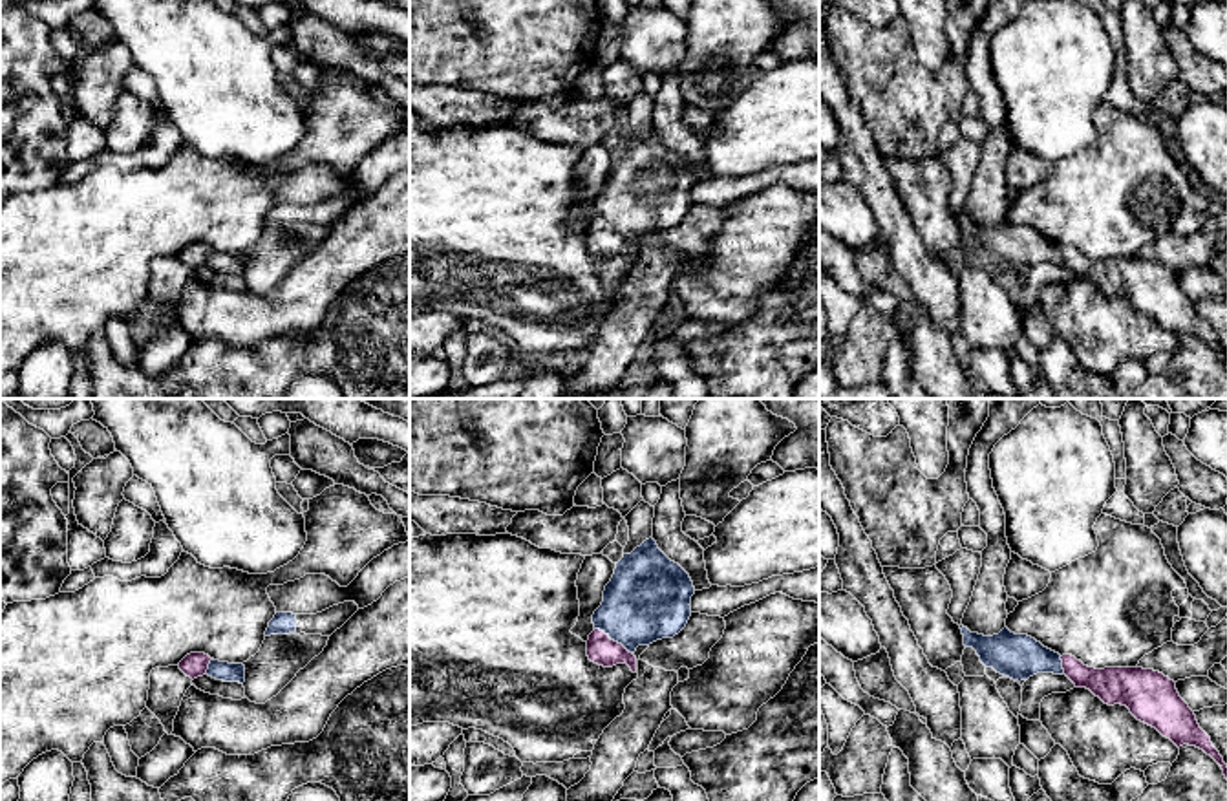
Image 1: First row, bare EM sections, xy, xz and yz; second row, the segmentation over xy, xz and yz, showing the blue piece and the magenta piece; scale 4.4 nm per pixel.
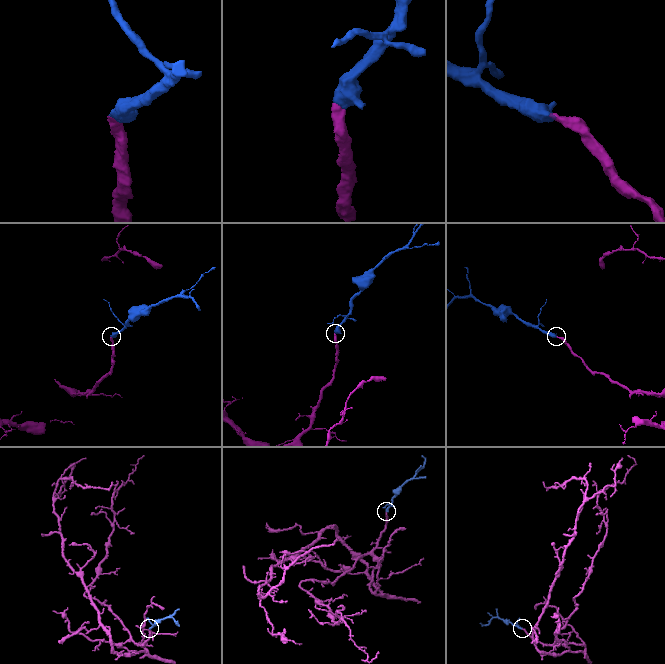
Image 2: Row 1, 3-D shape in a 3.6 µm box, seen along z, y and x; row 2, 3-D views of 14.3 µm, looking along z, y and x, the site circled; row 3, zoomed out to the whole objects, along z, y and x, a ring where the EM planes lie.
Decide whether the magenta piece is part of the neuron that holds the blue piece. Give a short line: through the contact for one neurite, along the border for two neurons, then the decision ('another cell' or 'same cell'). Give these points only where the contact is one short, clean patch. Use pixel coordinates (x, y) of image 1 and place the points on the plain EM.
line xz (648, 189), (620, 216), (613, 229), (604, 242); same cell

